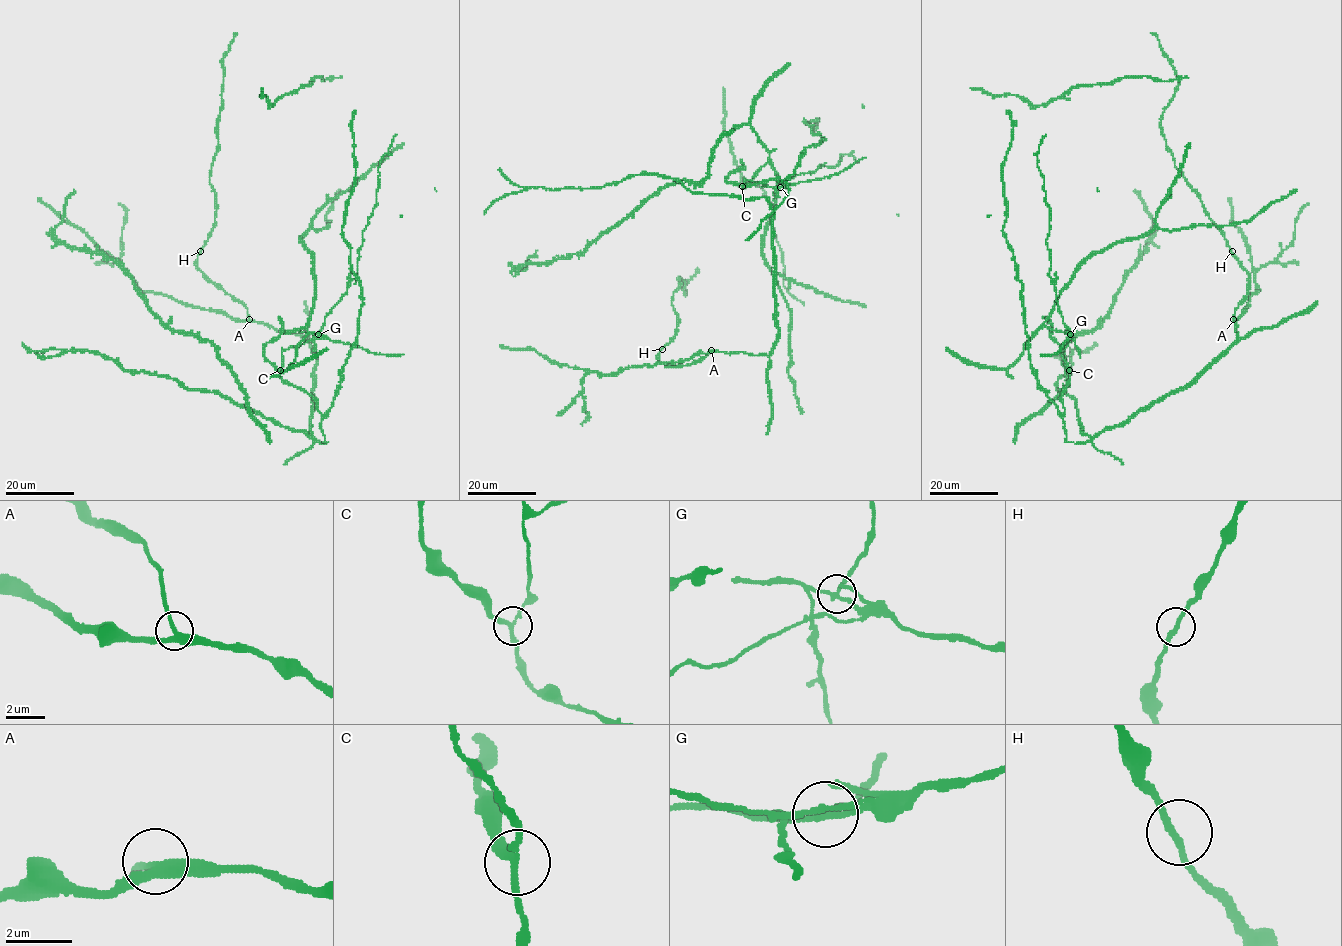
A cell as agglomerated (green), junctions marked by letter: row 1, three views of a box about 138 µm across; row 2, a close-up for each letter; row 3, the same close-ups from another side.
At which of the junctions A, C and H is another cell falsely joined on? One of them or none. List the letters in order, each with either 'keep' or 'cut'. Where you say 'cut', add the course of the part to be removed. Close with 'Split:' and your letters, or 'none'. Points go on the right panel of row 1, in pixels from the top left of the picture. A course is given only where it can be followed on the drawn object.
A: keep
C: cut | (1069, 370), (1061, 351), (1071, 334), (1049, 275), (1050, 209), (1037, 163), (1046, 134)
H: keep
Split: C

